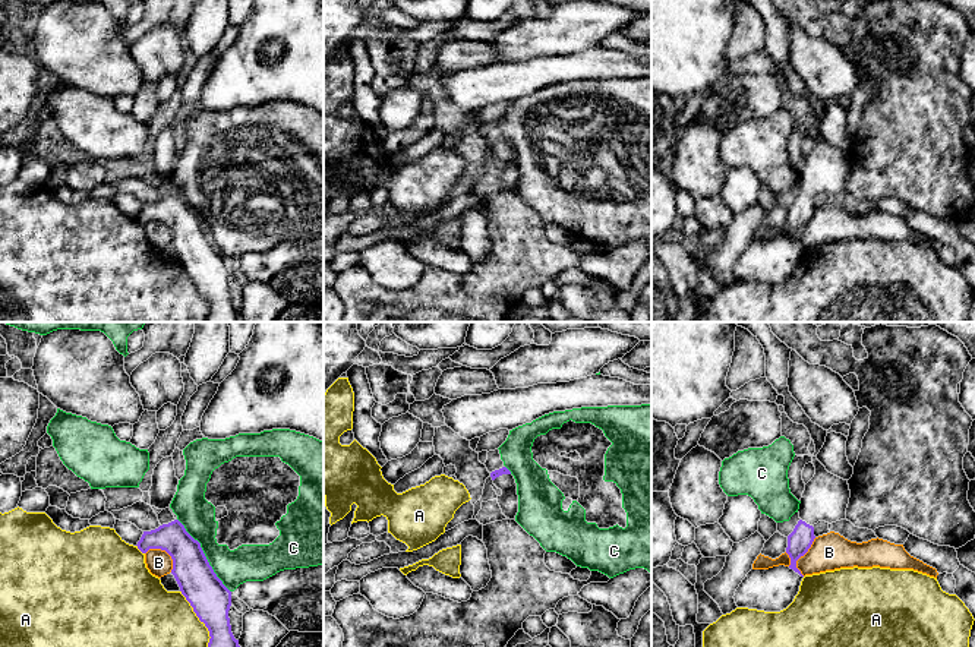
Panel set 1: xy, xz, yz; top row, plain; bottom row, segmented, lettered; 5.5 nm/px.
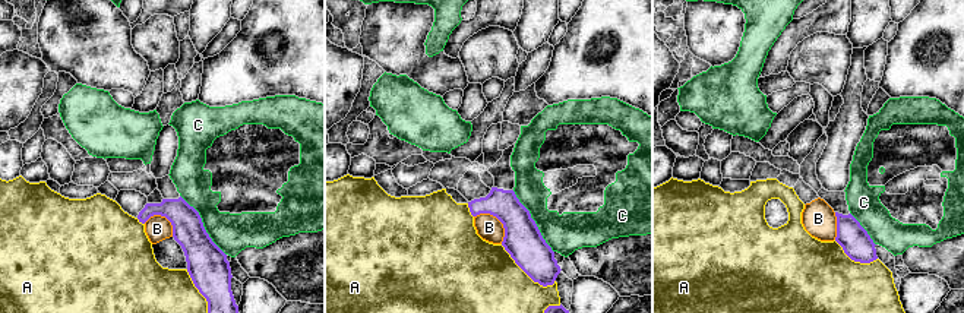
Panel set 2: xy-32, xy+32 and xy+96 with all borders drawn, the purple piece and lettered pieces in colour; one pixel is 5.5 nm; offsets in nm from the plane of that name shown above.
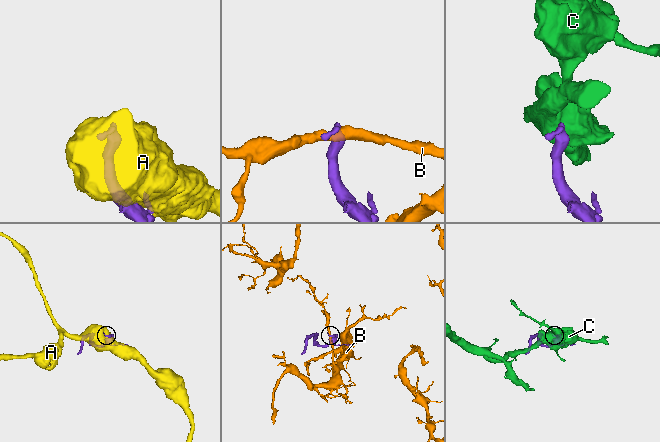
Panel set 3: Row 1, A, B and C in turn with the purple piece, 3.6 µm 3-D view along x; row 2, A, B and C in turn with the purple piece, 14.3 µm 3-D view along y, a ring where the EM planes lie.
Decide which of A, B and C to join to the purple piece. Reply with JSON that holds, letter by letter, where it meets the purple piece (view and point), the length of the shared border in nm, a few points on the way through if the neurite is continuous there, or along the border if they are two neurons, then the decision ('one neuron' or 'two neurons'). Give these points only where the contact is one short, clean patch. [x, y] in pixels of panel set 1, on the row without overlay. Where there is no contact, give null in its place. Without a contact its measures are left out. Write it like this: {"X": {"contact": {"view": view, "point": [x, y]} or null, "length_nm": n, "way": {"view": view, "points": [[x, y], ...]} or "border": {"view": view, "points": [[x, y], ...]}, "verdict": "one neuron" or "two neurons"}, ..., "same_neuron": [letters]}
{"A": {"contact": {"view": "xy", "point": [199, 292]}, "length_nm": 360, "verdict": "two neurons"}, "B": {"contact": {"view": "xy", "point": [166, 223]}, "length_nm": 190, "border": {"view": "xy", "points": [[145, 224], [163, 221], [172, 232], [172, 243]]}, "verdict": "two neurons"}, "C": {"contact": {"view": "xy", "point": [204, 227]}, "length_nm": 500, "border": {"view": "xy", "points": [[177, 191], [199, 215], [213, 243], [230, 264]]}, "verdict": "two neurons"}, "same_neuron": []}

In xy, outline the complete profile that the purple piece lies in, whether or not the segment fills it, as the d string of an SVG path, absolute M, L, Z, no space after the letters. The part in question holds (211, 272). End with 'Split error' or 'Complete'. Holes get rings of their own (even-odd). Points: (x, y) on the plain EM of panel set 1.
M179 192L143 203L136 218L142 225L161 221L171 228L171 246L182 266L209 303L208 322L242 322L231 304L228 290L231 263L214 244L201 215L186 203Z. Complete

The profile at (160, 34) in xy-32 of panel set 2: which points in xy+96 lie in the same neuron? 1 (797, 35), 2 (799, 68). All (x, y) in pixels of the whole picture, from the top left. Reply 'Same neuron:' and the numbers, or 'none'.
Same neuron: 2

